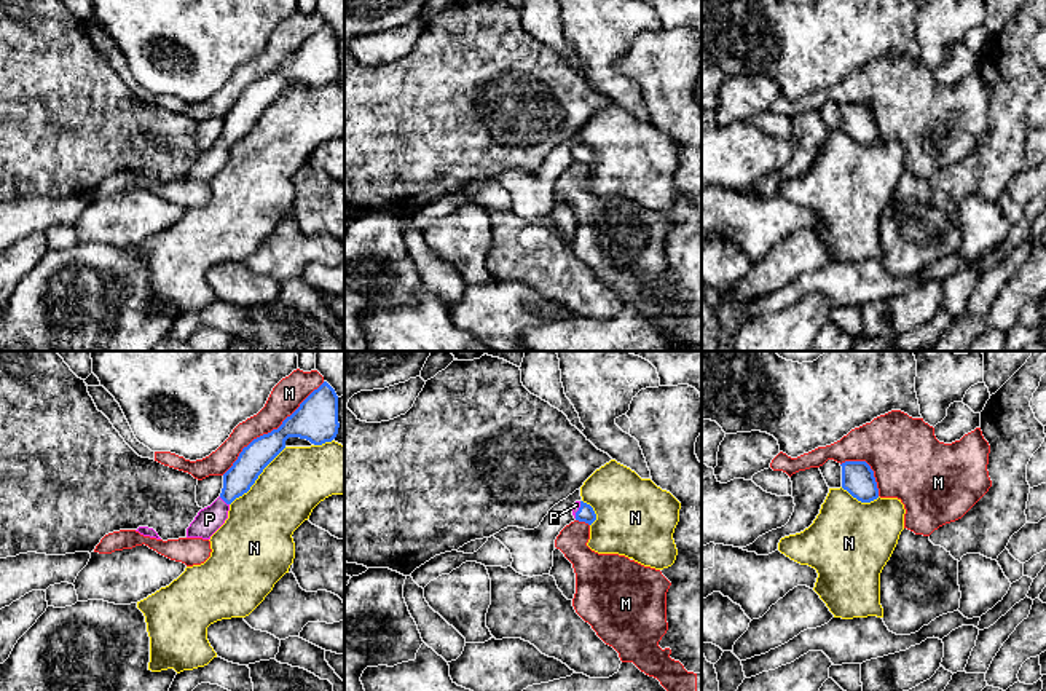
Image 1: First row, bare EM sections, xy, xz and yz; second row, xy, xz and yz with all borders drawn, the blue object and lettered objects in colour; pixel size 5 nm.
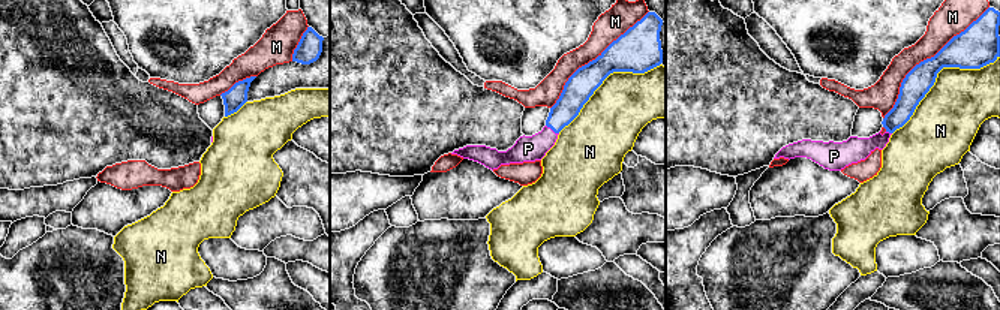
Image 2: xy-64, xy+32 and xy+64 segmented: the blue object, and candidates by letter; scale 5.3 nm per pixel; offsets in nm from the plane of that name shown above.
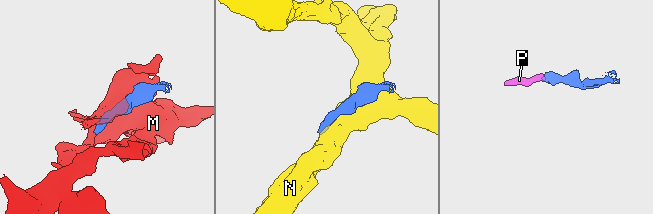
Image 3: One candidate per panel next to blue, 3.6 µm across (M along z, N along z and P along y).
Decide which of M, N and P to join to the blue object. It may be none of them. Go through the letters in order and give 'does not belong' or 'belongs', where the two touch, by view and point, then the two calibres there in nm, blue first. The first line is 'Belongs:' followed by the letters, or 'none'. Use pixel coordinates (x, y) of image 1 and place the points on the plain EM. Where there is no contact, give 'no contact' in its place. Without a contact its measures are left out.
Belongs: P
M: does not belong; meets blue in xy at (271, 74); 220 nm thick on the blue side, 160 nm on the other
N: does not belong; meets blue in xy at (257, 120); 150 nm thick on the blue side, 340 nm on the other
P: belongs; meets blue in xy at (224, 142); 150 nm thick on the blue side, 130 nm on the other

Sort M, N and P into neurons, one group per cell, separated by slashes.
M / N / P

